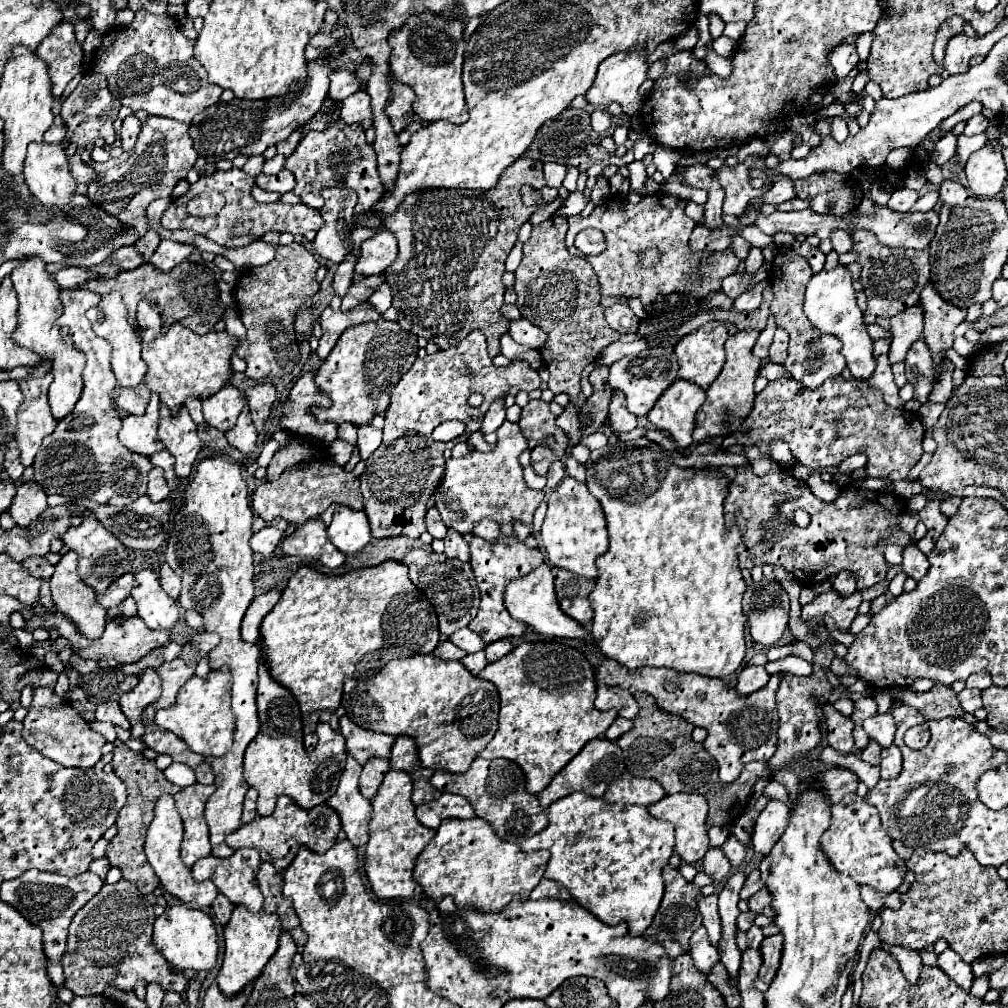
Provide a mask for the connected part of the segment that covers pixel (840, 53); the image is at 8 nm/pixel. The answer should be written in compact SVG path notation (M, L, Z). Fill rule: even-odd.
M845 43L837 45L835 51L829 53L827 63L831 65L835 79L847 77L849 71L851 71L853 67L857 67L857 63L859 63L859 55L857 55L855 45L845 45Z

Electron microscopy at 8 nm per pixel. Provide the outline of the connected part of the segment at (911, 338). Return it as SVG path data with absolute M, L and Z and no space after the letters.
M913 305L911 309L891 317L891 349L889 349L889 361L899 363L905 361L905 355L909 347L921 337L923 331L923 309L919 305Z

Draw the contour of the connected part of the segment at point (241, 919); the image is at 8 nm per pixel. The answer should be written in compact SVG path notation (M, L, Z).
M235 907L227 927L225 927L225 959L223 967L217 975L217 985L225 997L235 997L245 989L245 985L253 983L271 955L275 955L275 949L279 945L279 935L281 935L281 925L279 917L267 915L267 913L249 913L243 907Z

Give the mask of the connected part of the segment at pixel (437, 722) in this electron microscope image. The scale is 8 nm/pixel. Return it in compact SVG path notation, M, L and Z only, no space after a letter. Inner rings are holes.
M413 655L407 659L389 661L385 669L369 681L347 679L341 705L345 707L347 717L363 729L413 737L417 747L421 747L417 753L423 767L433 771L443 769L449 773L463 773L495 735L499 695L493 683L471 675L461 661L443 661L435 655Z

